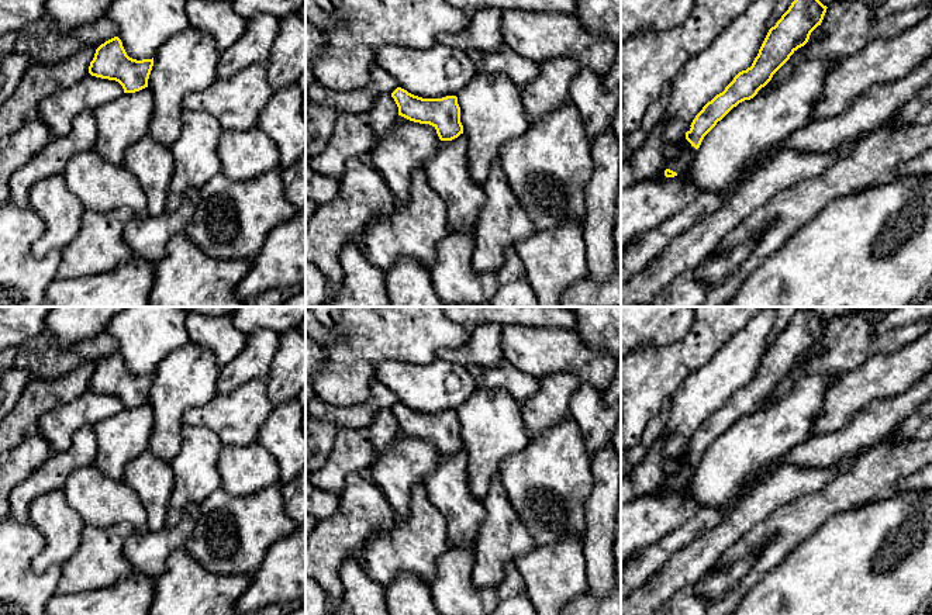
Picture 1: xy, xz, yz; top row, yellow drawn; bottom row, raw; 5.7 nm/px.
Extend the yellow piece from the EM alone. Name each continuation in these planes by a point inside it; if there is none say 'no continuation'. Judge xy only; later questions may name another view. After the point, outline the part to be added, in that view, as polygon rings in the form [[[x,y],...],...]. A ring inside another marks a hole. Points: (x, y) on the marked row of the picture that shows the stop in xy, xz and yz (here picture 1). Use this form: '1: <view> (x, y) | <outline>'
no continuation

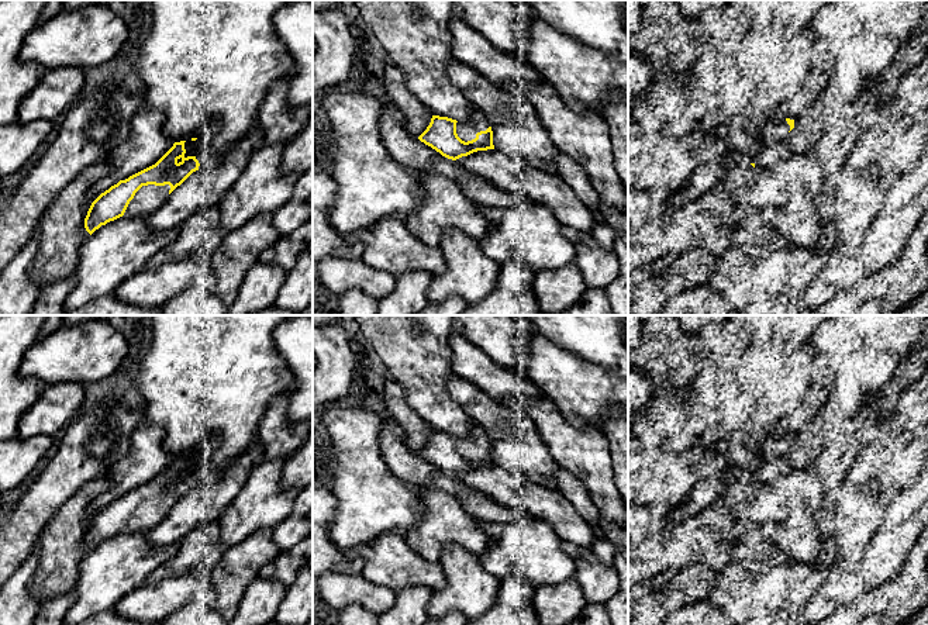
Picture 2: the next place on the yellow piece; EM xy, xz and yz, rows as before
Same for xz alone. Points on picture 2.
1: xz (466, 130) | [[[475,110],[468,120],[456,122],[456,134],[462,141],[468,142],[475,139],[477,132],[486,131],[489,127],[487,117],[480,110]]]

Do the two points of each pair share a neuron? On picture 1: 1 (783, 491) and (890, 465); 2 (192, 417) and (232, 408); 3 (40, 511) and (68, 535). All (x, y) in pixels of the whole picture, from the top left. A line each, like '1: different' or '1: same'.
1: different
2: same
3: same

